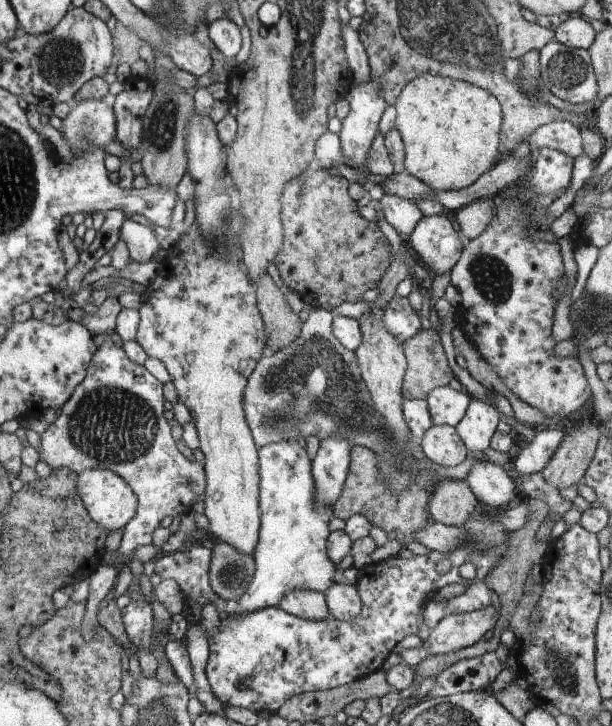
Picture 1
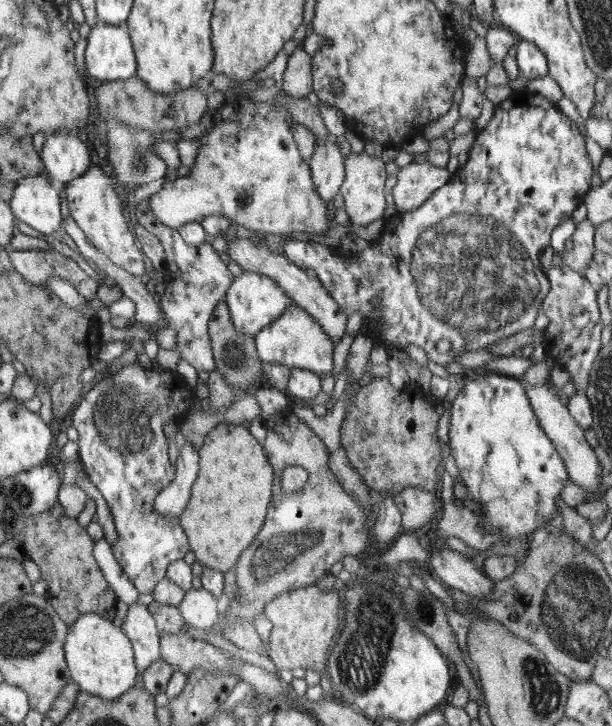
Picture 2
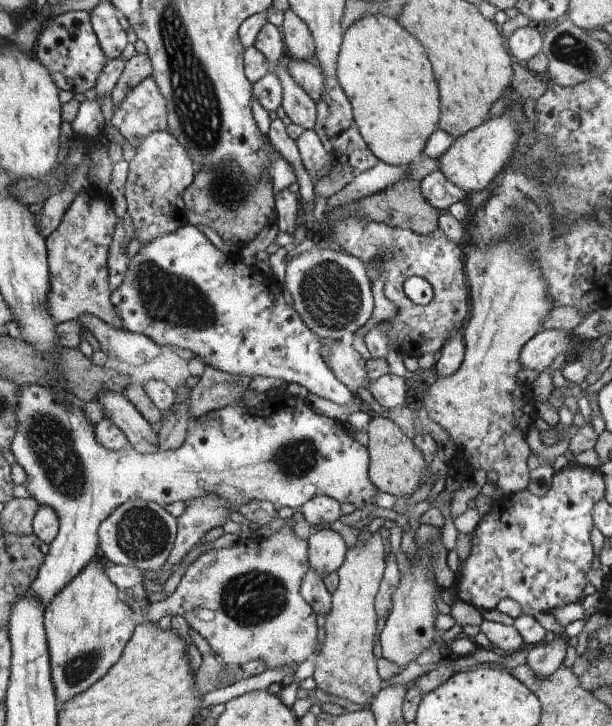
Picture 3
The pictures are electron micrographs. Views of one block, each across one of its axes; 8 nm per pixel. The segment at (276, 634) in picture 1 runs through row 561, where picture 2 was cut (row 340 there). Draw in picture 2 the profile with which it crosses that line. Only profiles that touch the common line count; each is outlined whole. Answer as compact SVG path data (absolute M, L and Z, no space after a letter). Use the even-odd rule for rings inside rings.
M512 90L506 100L495 106L494 116L486 126L484 130L477 133L476 140L468 152L468 161L462 167L458 166L456 178L452 178L452 182L448 182L448 186L436 190L435 195L429 201L424 202L419 209L406 213L399 212L396 216L385 220L384 229L379 238L370 242L370 246L365 250L359 250L355 257L347 258L340 250L331 251L326 246L314 242L314 239L311 241L284 240L283 255L299 267L306 266L304 268L315 270L317 277L327 287L332 298L335 298L346 315L350 316L352 313L360 311L364 315L364 320L365 318L373 320L373 326L368 332L361 334L367 342L370 343L376 338L378 344L400 350L405 350L411 343L417 344L425 350L429 360L447 365L452 364L455 356L464 351L475 352L484 347L496 357L500 357L502 356L500 347L504 348L510 342L516 343L514 334L534 328L535 318L539 316L543 300L550 292L549 280L546 280L546 274L542 272L542 266L540 266L540 254L548 244L551 244L550 234L571 219L572 213L584 202L587 192L591 189L592 161L586 153L584 137L580 134L576 123L562 113L551 99L544 98L538 93L528 90ZM376 301L383 304L380 309L377 308ZM375 310L383 310L383 312L376 313ZM379 314L383 314L380 317L380 326L378 326ZM452 347L455 351L451 351Z

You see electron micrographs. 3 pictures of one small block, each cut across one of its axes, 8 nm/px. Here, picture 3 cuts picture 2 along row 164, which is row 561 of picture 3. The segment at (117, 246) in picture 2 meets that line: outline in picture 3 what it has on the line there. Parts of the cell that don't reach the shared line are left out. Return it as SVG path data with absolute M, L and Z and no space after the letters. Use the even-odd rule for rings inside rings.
M92 561L47 604L47 643L50 645L51 672L54 675L58 705L70 702L76 695L92 687L122 658L124 647L130 642L137 624L134 624L130 606L120 600L120 594L119 588L107 577L102 565Z

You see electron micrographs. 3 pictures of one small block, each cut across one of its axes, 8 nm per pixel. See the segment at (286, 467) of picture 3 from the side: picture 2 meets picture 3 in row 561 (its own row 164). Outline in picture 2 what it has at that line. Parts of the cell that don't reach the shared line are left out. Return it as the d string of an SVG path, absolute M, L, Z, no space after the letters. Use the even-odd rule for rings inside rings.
M46 135L40 158L46 167L46 176L58 184L66 184L82 177L91 169L92 160L84 141L72 136Z

